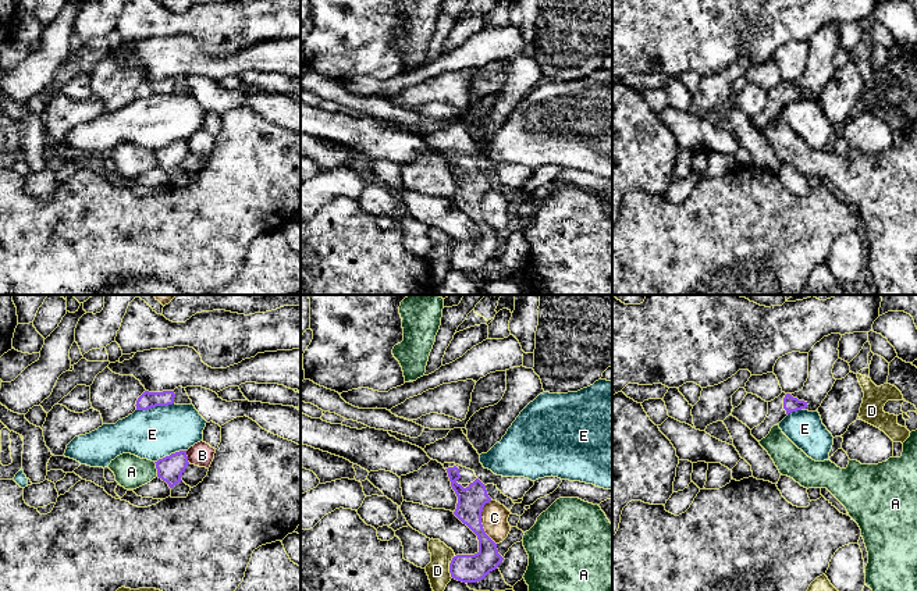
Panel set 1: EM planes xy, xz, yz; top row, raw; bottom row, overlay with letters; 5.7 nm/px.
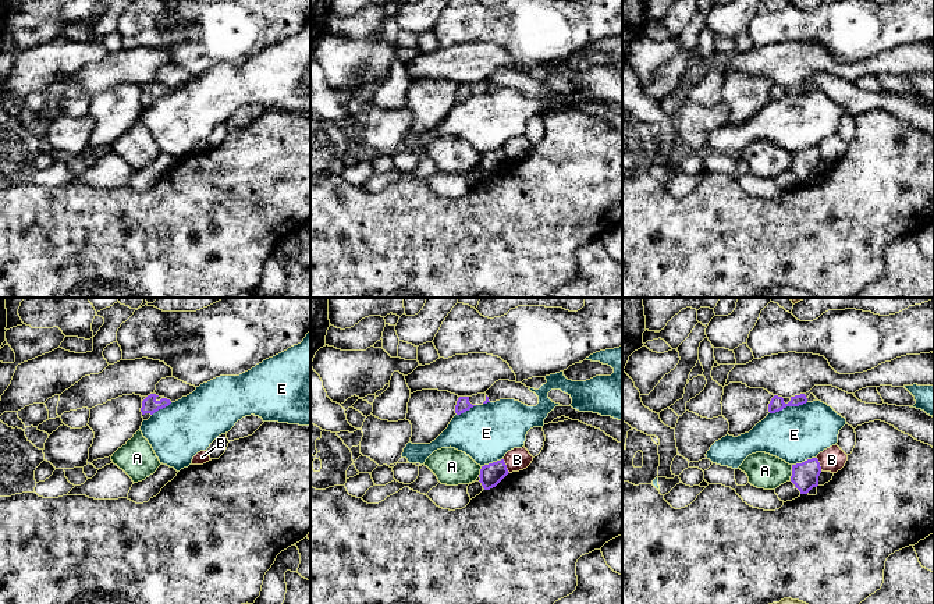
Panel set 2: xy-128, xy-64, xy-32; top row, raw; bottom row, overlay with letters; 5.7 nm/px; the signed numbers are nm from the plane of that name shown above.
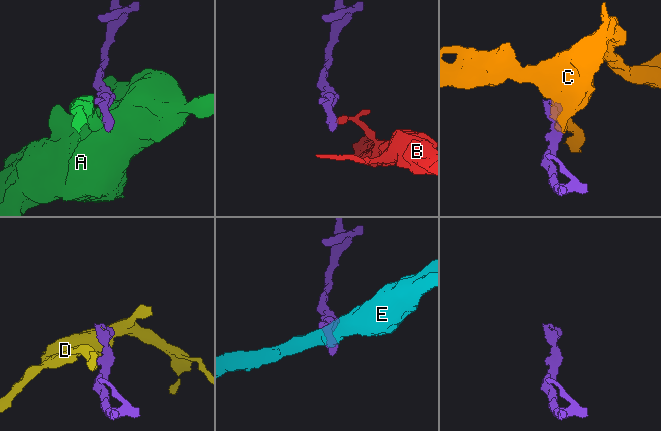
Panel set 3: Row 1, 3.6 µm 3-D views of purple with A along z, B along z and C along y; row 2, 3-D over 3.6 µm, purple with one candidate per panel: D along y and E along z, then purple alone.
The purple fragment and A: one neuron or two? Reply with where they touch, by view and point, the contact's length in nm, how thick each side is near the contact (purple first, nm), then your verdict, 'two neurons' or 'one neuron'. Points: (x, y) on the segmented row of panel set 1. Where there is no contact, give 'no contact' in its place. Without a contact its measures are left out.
meets purple in xy at (156, 467); contact 90 nm long; 150 nm thick on the purple side, 190 nm on the other; two neurons

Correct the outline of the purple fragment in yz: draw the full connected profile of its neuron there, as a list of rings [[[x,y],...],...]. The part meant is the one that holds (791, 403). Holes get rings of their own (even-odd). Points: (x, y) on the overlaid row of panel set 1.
[[[782,392],[778,398],[768,402],[768,414],[760,426],[751,430],[751,435],[757,441],[761,441],[770,434],[771,428],[779,424],[789,413],[806,409],[807,406],[807,402]]]

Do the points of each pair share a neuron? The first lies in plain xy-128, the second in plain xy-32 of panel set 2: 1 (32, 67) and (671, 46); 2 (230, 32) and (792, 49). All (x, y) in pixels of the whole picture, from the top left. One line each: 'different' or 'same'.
1: same
2: different

